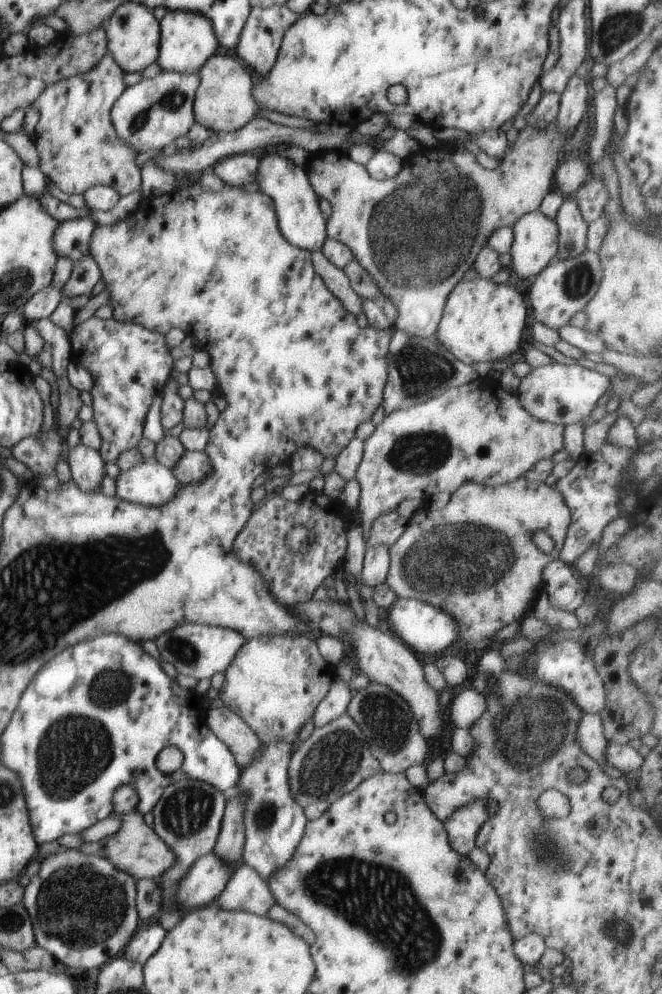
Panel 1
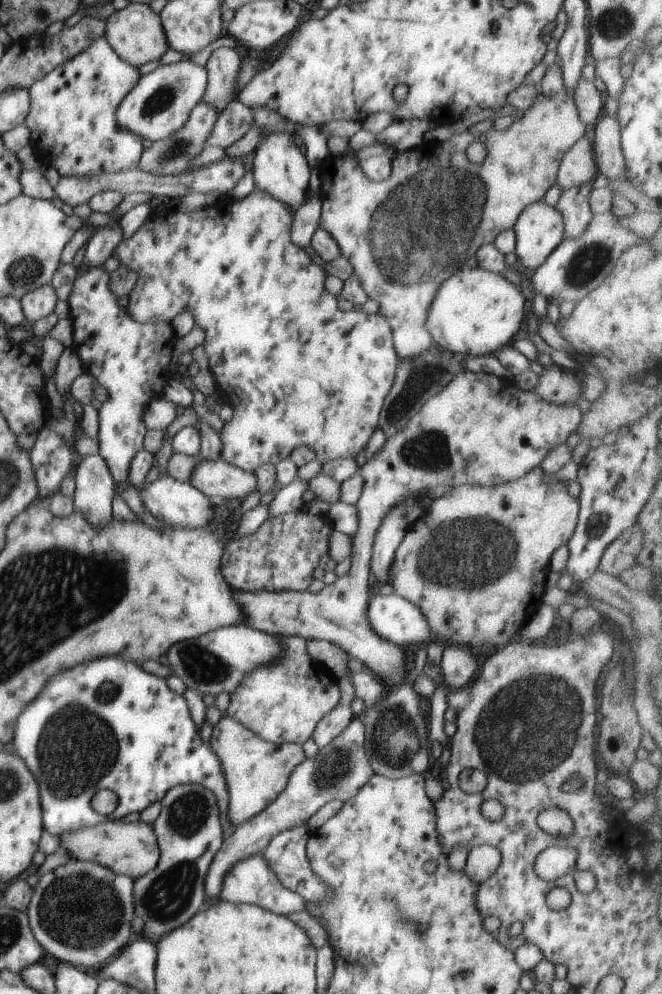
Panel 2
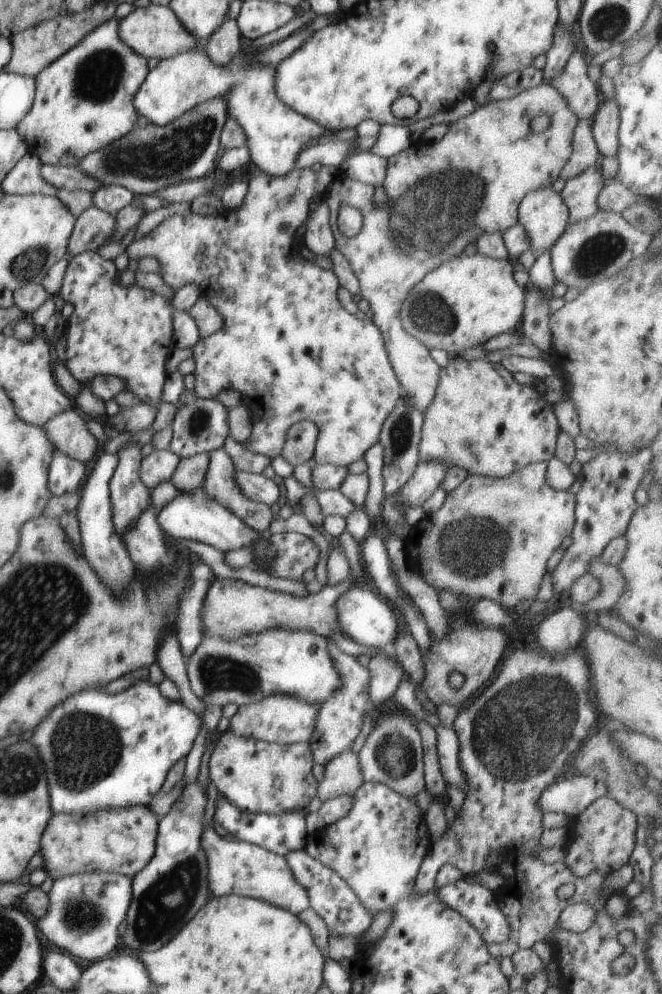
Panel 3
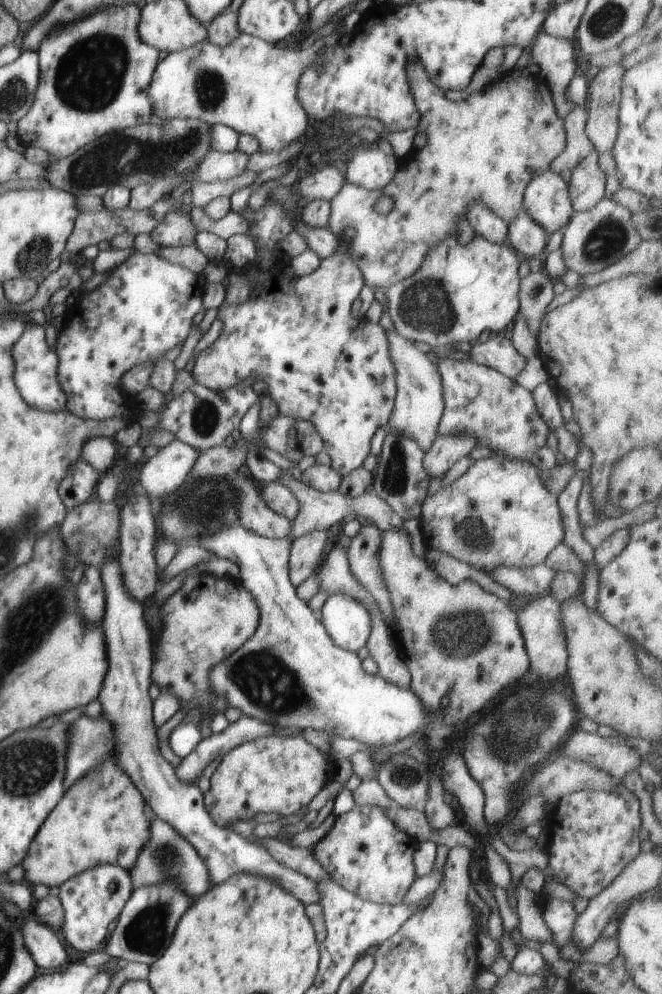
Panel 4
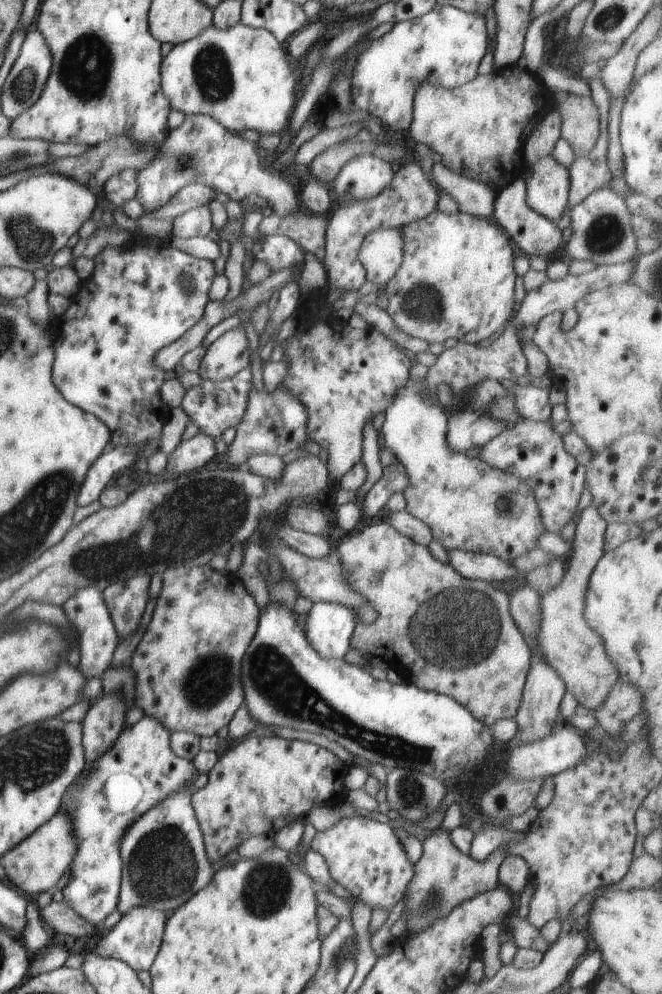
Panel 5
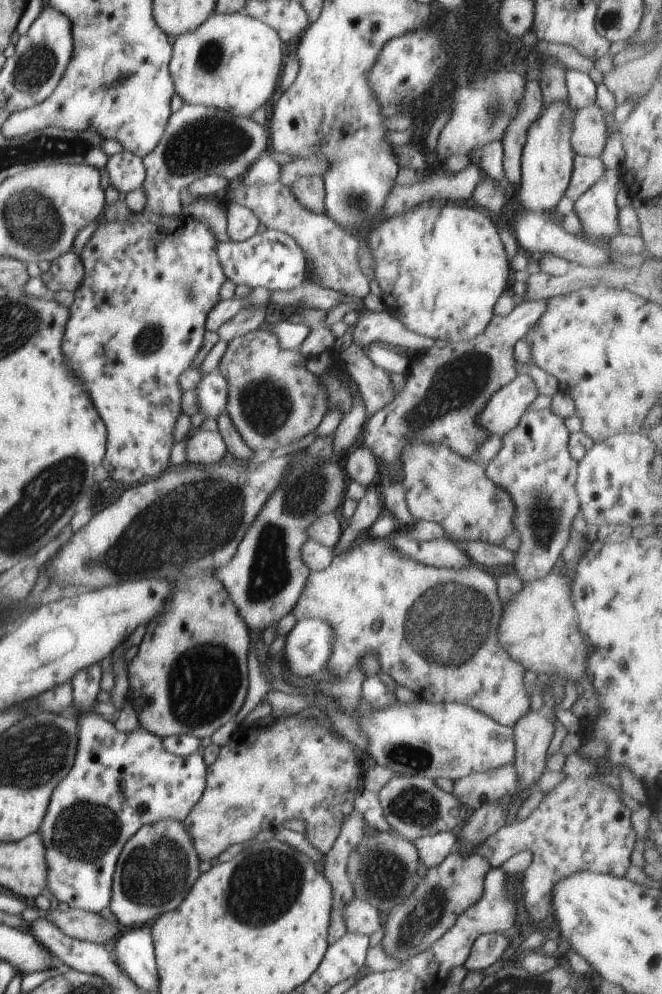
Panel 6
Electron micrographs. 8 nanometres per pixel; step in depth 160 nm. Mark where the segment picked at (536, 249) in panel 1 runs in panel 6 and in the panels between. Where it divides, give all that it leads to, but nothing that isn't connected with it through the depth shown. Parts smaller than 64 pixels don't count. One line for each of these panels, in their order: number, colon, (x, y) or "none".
2: (539, 229)
3: (543, 213)
4: (547, 200)
5: (547, 187)
6: (547, 158)

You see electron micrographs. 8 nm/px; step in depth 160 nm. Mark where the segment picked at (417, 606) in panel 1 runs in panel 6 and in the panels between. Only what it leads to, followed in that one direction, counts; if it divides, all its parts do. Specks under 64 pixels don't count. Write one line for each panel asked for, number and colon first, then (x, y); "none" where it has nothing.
2: (395, 619)
3: (364, 616)
4: (348, 623)
5: (328, 628)
6: (308, 645)

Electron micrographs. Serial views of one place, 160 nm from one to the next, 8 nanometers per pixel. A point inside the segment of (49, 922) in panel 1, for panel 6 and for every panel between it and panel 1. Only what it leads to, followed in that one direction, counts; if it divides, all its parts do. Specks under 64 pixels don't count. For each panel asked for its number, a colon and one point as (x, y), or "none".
2: (80, 913)
3: (85, 909)
4: (92, 899)
5: (140, 769)
6: (119, 782)

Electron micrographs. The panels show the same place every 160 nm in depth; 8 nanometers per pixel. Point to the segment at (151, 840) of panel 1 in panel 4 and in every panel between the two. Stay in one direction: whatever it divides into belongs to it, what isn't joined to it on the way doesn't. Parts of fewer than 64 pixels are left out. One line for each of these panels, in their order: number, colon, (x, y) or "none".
2: (128, 849)
3: (123, 840)
4: (102, 818)

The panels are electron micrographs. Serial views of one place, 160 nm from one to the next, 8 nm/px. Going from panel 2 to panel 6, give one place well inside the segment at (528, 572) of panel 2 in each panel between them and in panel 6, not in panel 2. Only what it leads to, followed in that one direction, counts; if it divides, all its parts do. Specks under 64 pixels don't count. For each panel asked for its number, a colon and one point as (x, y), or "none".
3: (492, 537)
4: (499, 512)
5: (467, 504)
6: (440, 486)

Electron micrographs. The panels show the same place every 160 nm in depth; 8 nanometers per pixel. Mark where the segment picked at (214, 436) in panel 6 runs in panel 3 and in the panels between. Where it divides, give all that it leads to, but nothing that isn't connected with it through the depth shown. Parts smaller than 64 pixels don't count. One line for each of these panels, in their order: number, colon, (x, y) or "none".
3: (157, 466)
4: (161, 475)
5: (191, 454)

